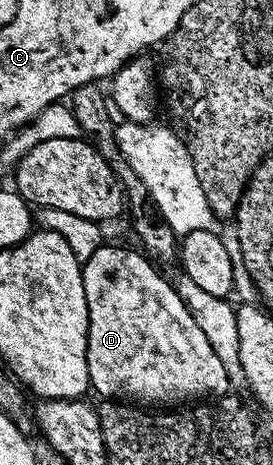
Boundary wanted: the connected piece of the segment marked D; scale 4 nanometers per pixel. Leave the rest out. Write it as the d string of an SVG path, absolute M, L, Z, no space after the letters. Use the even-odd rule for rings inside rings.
M103 245L92 253L92 257L82 263L82 280L84 281L84 297L88 301L88 345L86 356L88 357L88 373L90 374L90 386L93 394L98 394L102 399L116 399L119 401L137 401L142 405L186 405L191 401L210 401L220 395L225 395L231 390L230 375L226 372L227 364L208 345L208 337L196 325L186 303L178 296L178 288L173 282L170 283L157 271L155 264L145 254L134 251L125 251L122 247L109 247Z

